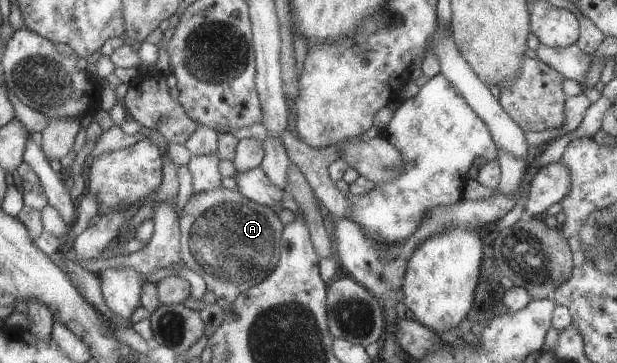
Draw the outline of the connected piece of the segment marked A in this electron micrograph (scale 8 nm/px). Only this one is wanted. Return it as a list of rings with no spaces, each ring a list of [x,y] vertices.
[[[221,185],[217,189],[191,195],[179,213],[181,261],[191,271],[201,275],[206,290],[213,293],[217,305],[224,313],[229,313],[229,305],[241,291],[263,281],[275,268],[275,263],[279,259],[278,250],[283,229],[278,215],[269,207],[246,199],[235,187],[225,189]]]

